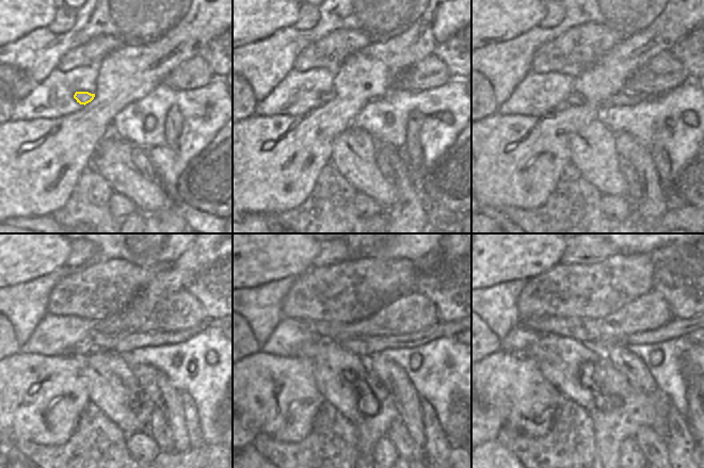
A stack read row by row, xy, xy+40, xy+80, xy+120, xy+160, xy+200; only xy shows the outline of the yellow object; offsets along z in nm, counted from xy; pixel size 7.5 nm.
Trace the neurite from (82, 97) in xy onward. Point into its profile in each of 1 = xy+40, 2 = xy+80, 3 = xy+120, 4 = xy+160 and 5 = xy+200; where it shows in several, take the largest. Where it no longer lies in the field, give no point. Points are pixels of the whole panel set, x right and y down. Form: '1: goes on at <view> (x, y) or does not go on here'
1: goes on at xy+40 (328, 96)
2: goes on at xy+80 (574, 99)
3: goes on at xy+120 (121, 342)
4: goes on at xy+160 (364, 347)
5: goes on at xy+200 (675, 328)

